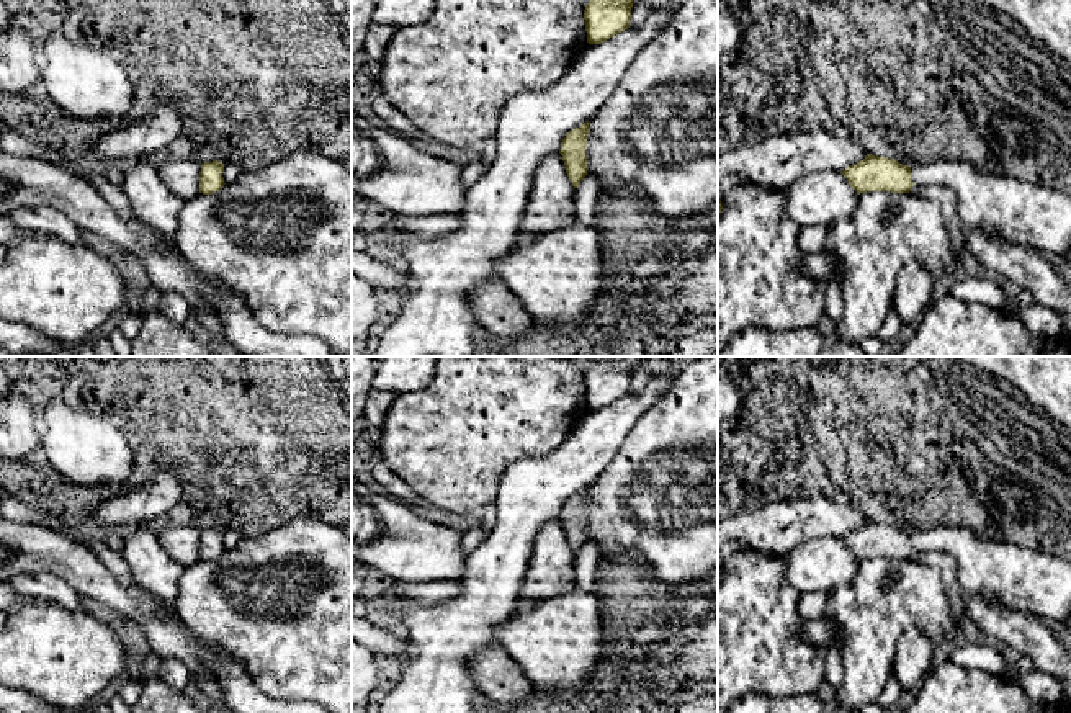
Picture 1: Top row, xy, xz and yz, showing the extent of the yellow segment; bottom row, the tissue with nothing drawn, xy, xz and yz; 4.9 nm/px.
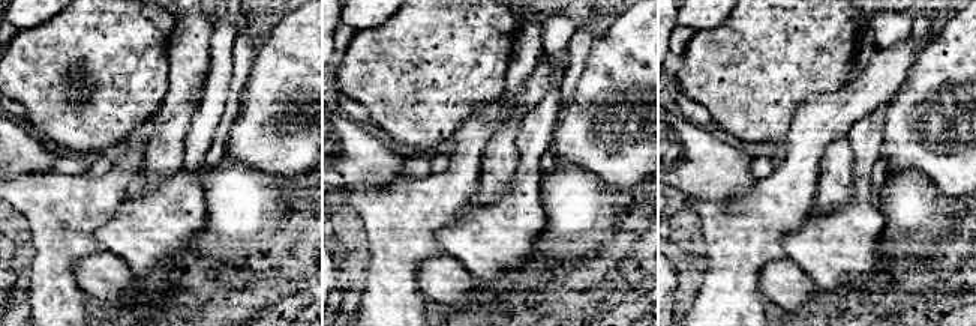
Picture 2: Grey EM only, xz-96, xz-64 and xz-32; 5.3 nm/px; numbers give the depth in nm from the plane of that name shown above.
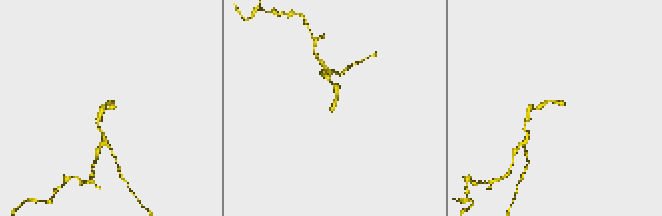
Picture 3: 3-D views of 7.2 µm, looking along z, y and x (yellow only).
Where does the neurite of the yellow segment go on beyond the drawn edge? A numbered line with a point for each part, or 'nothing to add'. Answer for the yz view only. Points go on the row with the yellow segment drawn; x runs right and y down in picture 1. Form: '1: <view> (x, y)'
1: yz (1034, 215)

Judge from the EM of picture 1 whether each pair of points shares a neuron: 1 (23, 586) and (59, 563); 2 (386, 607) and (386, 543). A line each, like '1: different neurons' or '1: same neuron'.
1: different neurons
2: different neurons

